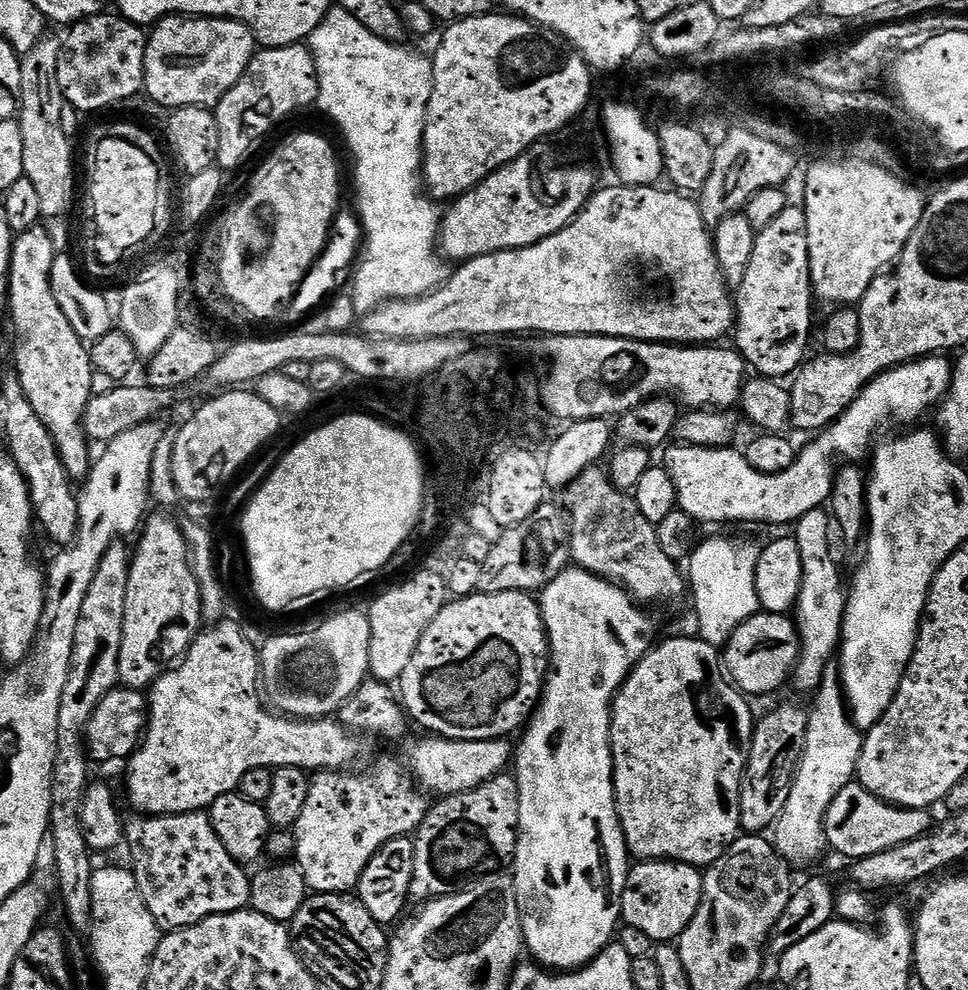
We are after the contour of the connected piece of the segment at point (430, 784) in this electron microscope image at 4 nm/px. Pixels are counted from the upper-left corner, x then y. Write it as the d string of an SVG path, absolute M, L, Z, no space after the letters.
M428 738L420 740L408 752L408 764L415 783L425 793L437 792L437 797L453 796L469 792L479 784L485 784L491 776L501 775L509 767L514 756L513 745L507 739L499 740L446 740Z

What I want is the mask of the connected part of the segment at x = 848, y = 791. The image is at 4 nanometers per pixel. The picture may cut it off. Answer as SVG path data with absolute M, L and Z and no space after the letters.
M859 782L845 786L842 794L830 802L830 810L824 815L824 838L829 849L833 848L848 862L882 854L892 847L913 842L933 827L934 820L923 808L897 808L878 796L870 794Z

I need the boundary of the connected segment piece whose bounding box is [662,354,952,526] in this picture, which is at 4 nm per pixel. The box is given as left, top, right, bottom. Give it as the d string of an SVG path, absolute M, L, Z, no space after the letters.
M934 355L930 357L924 357L921 360L911 360L908 364L900 364L897 368L890 368L887 372L883 372L881 376L876 376L870 381L858 395L856 395L856 401L840 415L840 419L829 424L827 428L823 429L819 434L813 435L812 440L808 444L808 448L799 449L798 455L793 459L790 466L786 466L786 470L781 472L759 472L754 470L754 466L750 466L750 462L744 456L743 451L737 450L735 447L729 446L727 448L692 448L689 444L682 444L679 442L673 443L671 447L667 449L668 453L665 454L664 460L662 460L662 467L670 474L670 478L674 482L676 487L676 502L679 511L686 513L686 515L692 517L697 522L703 522L705 520L708 524L788 524L788 526L795 525L797 520L801 520L806 514L810 514L810 510L815 508L824 508L829 503L832 495L832 482L836 479L838 471L838 465L841 462L856 462L852 460L860 460L869 455L874 448L874 439L872 440L872 431L875 428L884 428L887 424L908 424L904 426L916 426L921 423L920 420L924 414L933 409L936 405L939 405L943 400L946 390L949 388L950 378L952 377L952 364L947 357L941 355Z

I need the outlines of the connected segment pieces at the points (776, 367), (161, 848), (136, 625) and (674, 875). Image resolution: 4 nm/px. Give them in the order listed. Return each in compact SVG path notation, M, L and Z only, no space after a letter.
M787 207L768 226L764 229L757 231L756 233L756 241L754 242L754 254L750 257L750 266L746 269L746 278L742 278L742 286L740 288L735 289L734 292L734 337L736 336L736 344L734 343L735 351L739 352L741 356L744 358L745 365L749 369L757 368L759 375L764 378L784 378L780 376L785 376L785 378L791 377L793 373L799 369L800 365L805 363L806 355L804 356L804 351L808 348L808 339L813 339L814 336L814 328L812 332L812 304L814 305L814 293L812 290L812 275L810 274L810 254L808 253L808 227L806 226L806 214L804 213L803 208L790 208Z
M187 812L177 816L133 815L126 824L126 849L132 855L131 871L136 874L138 890L162 930L189 928L211 916L242 912L252 899L252 882L245 865L228 853L212 825L211 815Z
M151 516L147 517L139 533L140 541L137 542L136 548L134 544L134 551L130 556L126 586L126 618L122 622L122 650L118 658L120 684L137 690L151 688L160 675L183 660L202 628L200 583L197 582L196 573L192 570L190 549L181 525L176 525L168 516Z
M646 860L629 867L620 914L625 925L640 930L653 942L672 942L690 926L702 902L704 878L699 867L667 860Z

